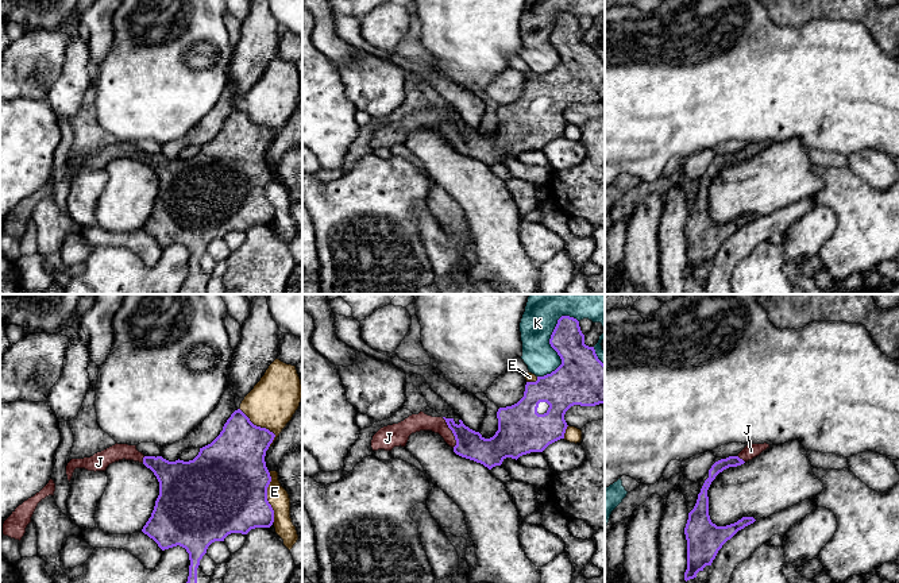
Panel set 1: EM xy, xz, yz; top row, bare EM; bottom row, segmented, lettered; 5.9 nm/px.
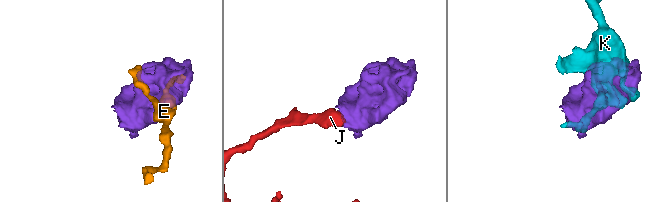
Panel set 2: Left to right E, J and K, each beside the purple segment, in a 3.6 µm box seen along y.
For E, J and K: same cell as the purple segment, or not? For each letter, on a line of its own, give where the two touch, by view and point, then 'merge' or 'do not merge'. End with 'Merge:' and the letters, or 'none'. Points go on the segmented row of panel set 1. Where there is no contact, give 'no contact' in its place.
E: xy (266, 497) | do not merge
J: xz (452, 432) | merge
K: xz (550, 343) | do not merge
Merge: J

